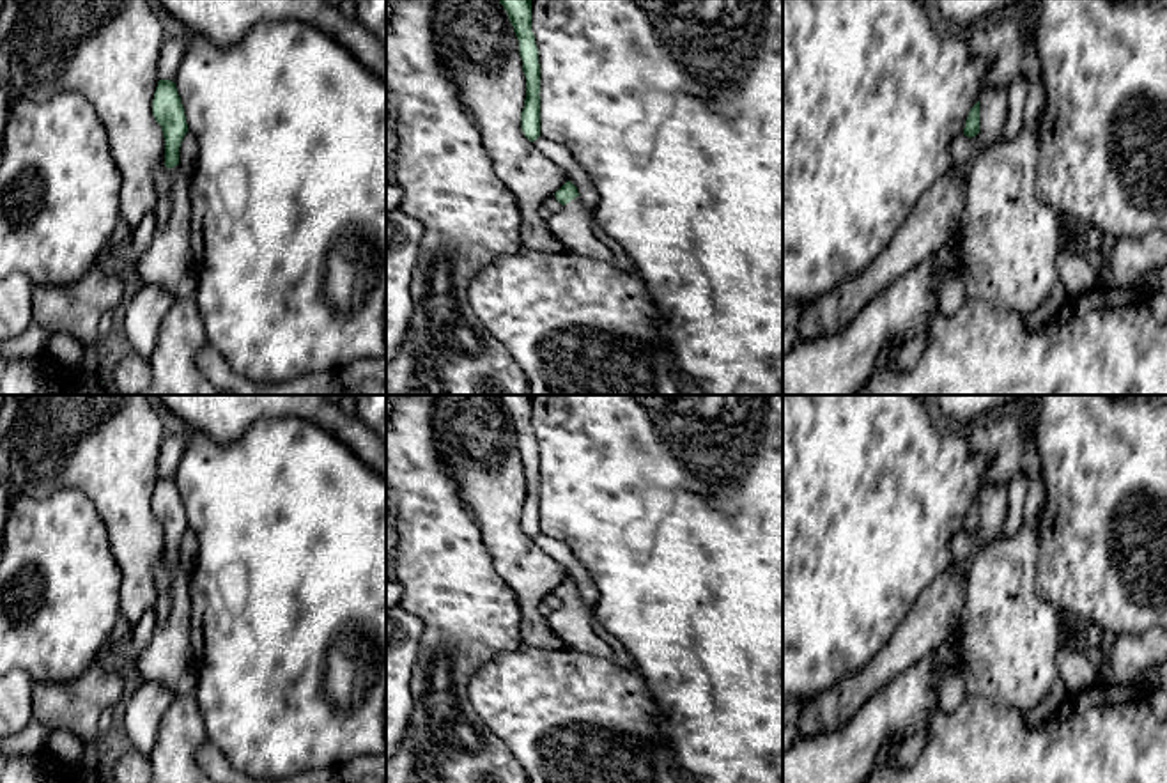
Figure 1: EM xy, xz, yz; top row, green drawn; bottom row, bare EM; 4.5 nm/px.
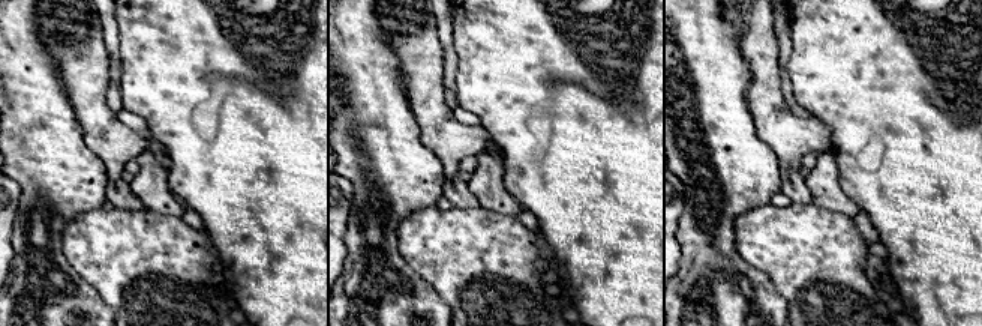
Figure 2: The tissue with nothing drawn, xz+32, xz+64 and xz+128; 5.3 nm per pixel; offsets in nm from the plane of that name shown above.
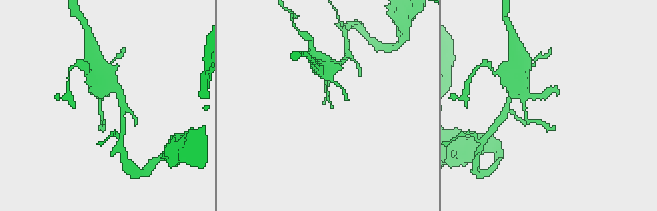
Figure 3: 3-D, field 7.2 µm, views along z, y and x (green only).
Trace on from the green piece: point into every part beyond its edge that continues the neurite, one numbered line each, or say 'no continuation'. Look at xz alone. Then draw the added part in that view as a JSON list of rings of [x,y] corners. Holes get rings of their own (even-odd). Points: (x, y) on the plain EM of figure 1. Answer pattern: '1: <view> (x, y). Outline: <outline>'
1: xz (572, 622). Outline: [[[581,593],[561,602],[561,608],[547,616],[547,624],[567,648],[613,659],[616,648],[595,632],[593,611],[584,604]]]

